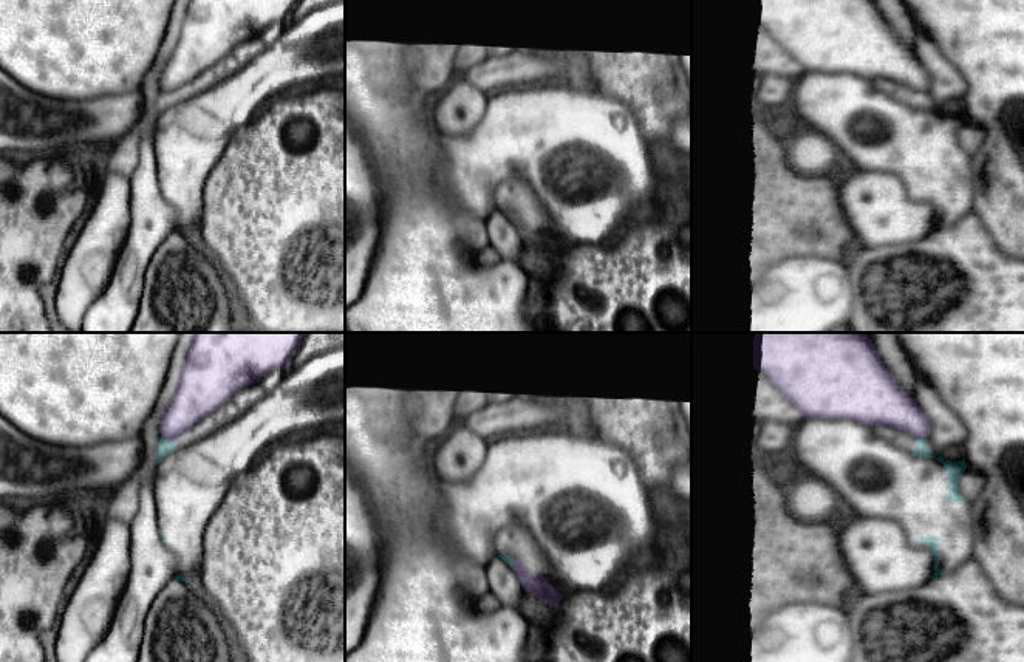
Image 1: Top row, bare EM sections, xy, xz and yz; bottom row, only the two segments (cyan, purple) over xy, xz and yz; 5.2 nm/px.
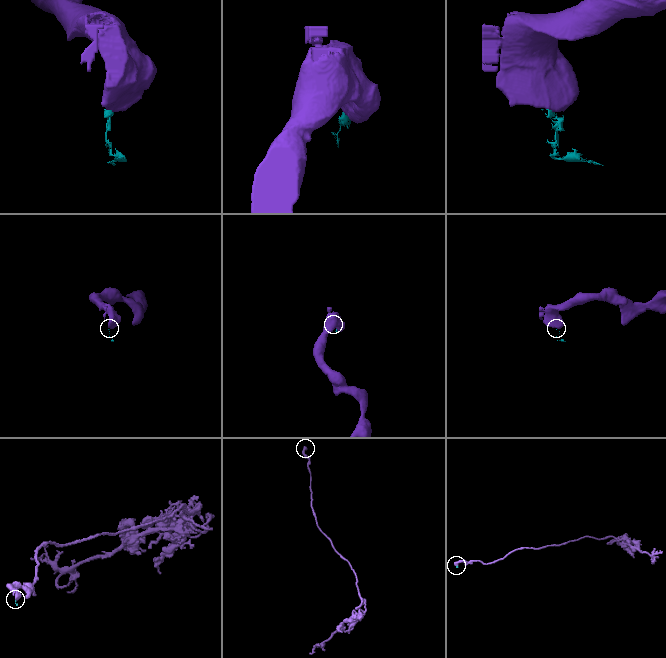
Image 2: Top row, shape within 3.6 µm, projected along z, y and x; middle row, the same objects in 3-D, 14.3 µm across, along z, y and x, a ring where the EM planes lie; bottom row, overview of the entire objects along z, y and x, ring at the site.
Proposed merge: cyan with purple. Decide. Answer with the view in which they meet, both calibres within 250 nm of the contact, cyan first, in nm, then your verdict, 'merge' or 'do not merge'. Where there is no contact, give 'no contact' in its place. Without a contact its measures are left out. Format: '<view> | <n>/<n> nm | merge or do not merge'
xy | 90/200 nm | do not merge

